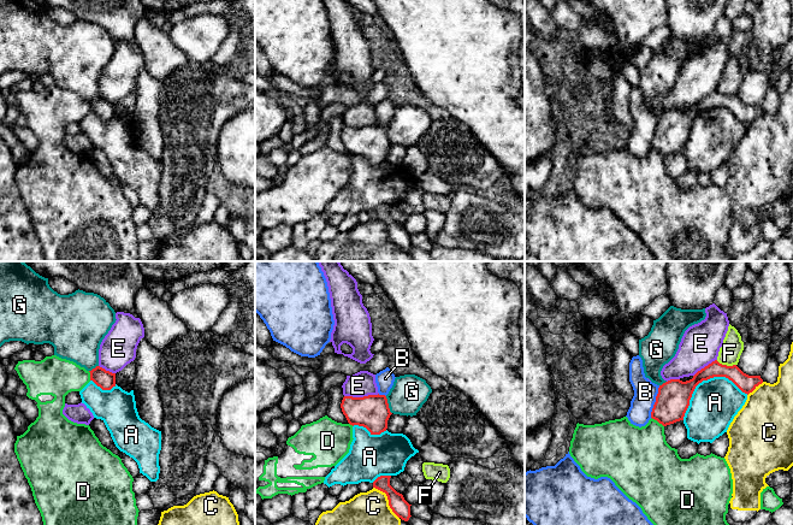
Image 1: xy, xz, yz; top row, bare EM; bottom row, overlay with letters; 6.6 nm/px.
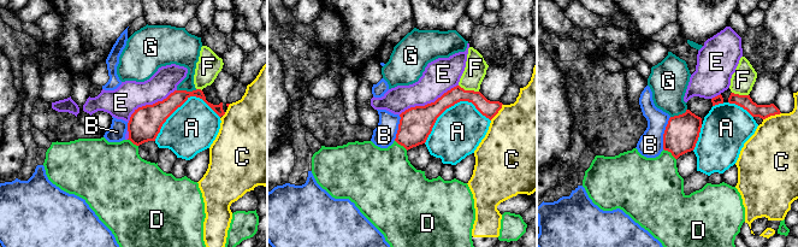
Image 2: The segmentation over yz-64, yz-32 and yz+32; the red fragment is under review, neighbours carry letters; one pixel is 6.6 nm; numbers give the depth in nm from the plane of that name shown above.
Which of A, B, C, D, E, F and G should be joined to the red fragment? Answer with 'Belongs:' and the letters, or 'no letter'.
Belongs: no letter

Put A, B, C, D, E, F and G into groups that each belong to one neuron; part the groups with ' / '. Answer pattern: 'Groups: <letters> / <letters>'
Groups: A / B / C / D / E / F / G

